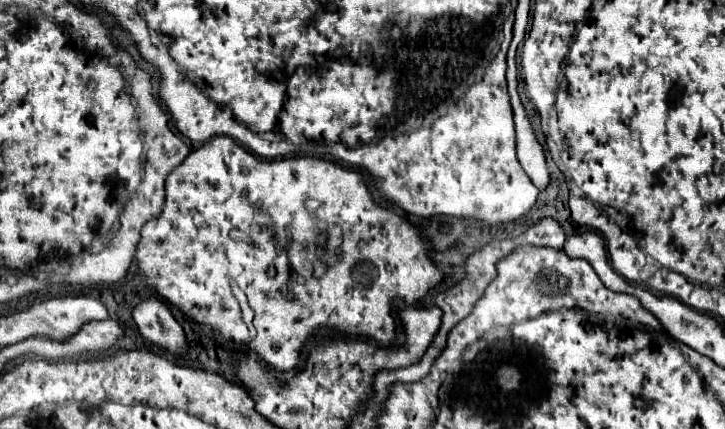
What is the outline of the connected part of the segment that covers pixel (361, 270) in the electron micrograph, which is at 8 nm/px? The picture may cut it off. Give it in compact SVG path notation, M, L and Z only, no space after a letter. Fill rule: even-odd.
M215 136L215 138L211 138L209 142L205 142L201 148L193 150L193 152L185 158L185 162L179 164L179 166L167 176L167 182L165 182L165 202L163 202L163 208L161 208L161 214L159 214L155 220L149 220L149 222L143 226L143 230L141 230L141 240L139 240L139 244L137 244L137 254L135 254L135 258L139 260L139 274L143 276L143 282L145 282L145 286L147 286L149 290L153 290L155 294L159 294L161 298L165 298L167 302L171 302L171 304L175 304L177 308L181 308L181 310L183 310L187 316L191 316L195 322L201 322L201 324L205 324L205 326L217 330L223 338L233 340L237 346L241 344L245 350L253 352L255 356L259 356L265 364L273 366L275 370L291 370L291 368L297 366L301 348L303 348L303 344L307 342L307 338L309 338L313 332L317 332L319 328L323 328L323 326L333 328L333 330L339 330L341 334L347 334L347 336L365 336L365 338L377 340L377 342L381 342L381 344L389 344L389 342L395 338L395 318L393 318L393 314L391 314L391 310L393 310L393 308L391 308L391 300L401 298L403 302L409 302L409 304L411 304L411 302L419 302L431 288L435 288L435 286L443 280L443 274L437 270L437 266L433 264L433 260L427 256L427 244L423 242L423 238L421 238L419 234L421 234L421 232L419 232L415 226L411 226L409 222L405 222L403 218L399 218L399 216L393 214L391 210L373 204L371 194L369 194L369 190L367 190L367 186L365 186L361 174L355 172L355 170L347 170L347 168L343 168L343 166L339 166L339 164L335 164L335 162L329 162L329 160L303 158L303 156L301 156L301 158L281 158L281 160L265 162L265 160L259 160L259 158L251 156L245 148L241 148L241 146L239 146L235 140L231 140L229 136ZM307 198L315 198L315 200L321 200L321 204L331 206L331 208L333 208L333 218L327 218L327 220L331 220L329 224L331 224L331 226L339 226L341 232L343 232L343 242L341 242L341 246L339 246L337 252L335 252L335 264L333 264L333 268L329 268L321 278L314 278L312 276L313 264L319 259L320 250L317 237L321 234L318 225L316 227L316 225L312 224L318 223L317 220L319 220L319 217L317 214L311 215L307 208L305 208L304 200ZM280 210L284 210L286 213L287 222L285 221L284 226L275 226L273 223L276 223L274 222L276 219L278 220L279 218L279 221L282 220L282 218L279 217L281 216ZM288 224L297 224L298 236L301 234L302 228L305 228L305 241L303 241L303 245L300 243L300 255L292 256L291 258L288 258L287 248L285 247L289 246L290 249L293 240ZM249 272L253 274L253 284L251 284L251 286L247 284ZM233 286L237 286L237 288L241 288L241 290L245 292L245 296L247 296L247 300L249 300L249 306L251 306L251 310L255 312L253 330L249 330L247 324L245 324L243 318L241 318L241 308L239 308L239 302L237 302L237 298L235 298L235 294L233 294Z

